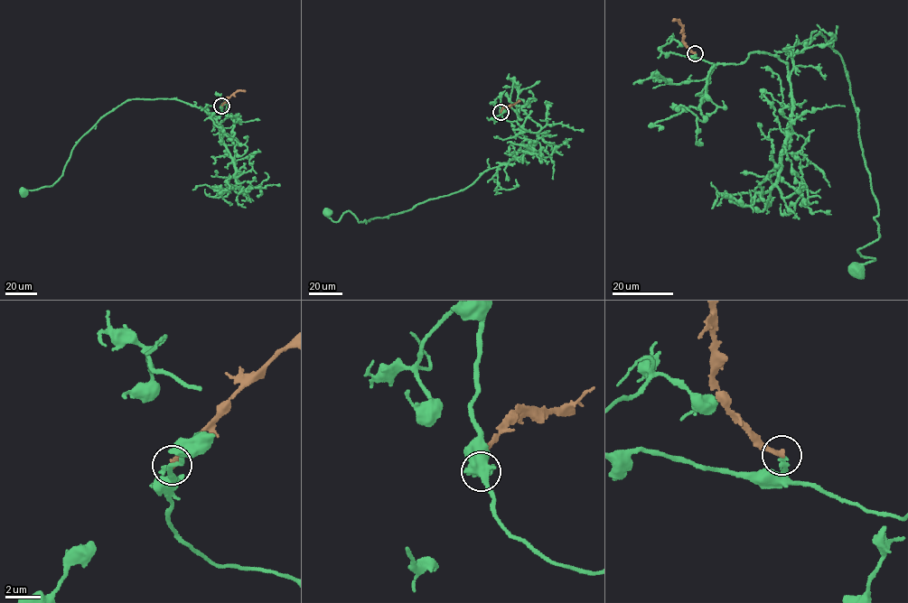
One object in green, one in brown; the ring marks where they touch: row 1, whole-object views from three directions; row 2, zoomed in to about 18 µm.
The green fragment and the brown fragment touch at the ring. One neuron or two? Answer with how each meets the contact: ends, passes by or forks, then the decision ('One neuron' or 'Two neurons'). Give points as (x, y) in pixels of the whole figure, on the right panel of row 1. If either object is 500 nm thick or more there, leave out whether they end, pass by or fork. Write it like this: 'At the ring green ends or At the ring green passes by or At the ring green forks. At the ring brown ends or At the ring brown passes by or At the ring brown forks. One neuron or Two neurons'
At the ring green ends. At the ring brown ends. Two neurons

